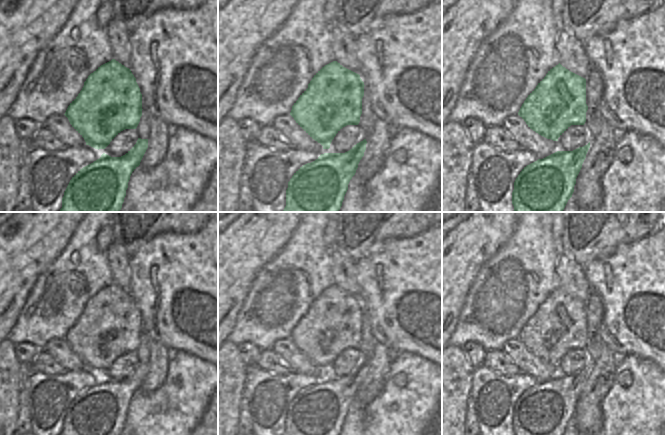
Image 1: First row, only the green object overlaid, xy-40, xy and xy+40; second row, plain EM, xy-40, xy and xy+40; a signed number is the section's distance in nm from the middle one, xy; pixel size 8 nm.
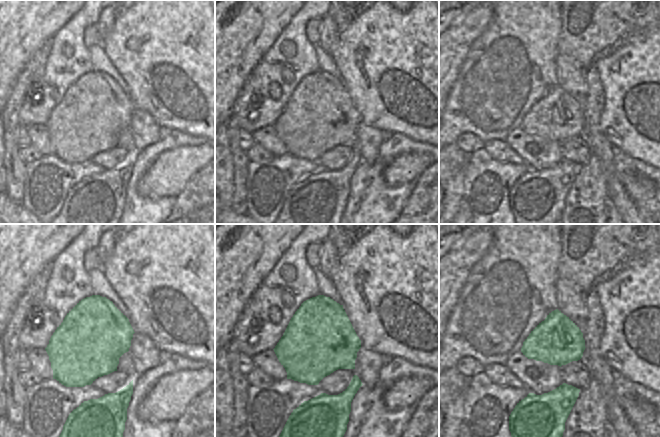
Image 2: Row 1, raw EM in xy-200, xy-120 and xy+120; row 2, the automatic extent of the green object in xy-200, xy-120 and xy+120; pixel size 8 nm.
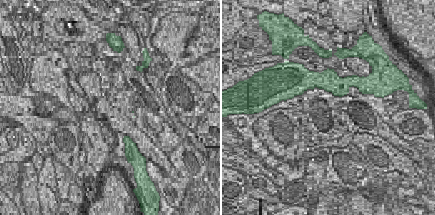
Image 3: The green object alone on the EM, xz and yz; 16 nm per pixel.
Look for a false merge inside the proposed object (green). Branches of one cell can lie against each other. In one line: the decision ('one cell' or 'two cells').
one cell

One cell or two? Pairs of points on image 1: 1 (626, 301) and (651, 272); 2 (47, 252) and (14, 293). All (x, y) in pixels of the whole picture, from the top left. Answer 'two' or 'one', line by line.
1: one
2: one

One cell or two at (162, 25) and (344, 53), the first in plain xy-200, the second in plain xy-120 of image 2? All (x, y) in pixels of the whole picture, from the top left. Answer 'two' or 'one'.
one

